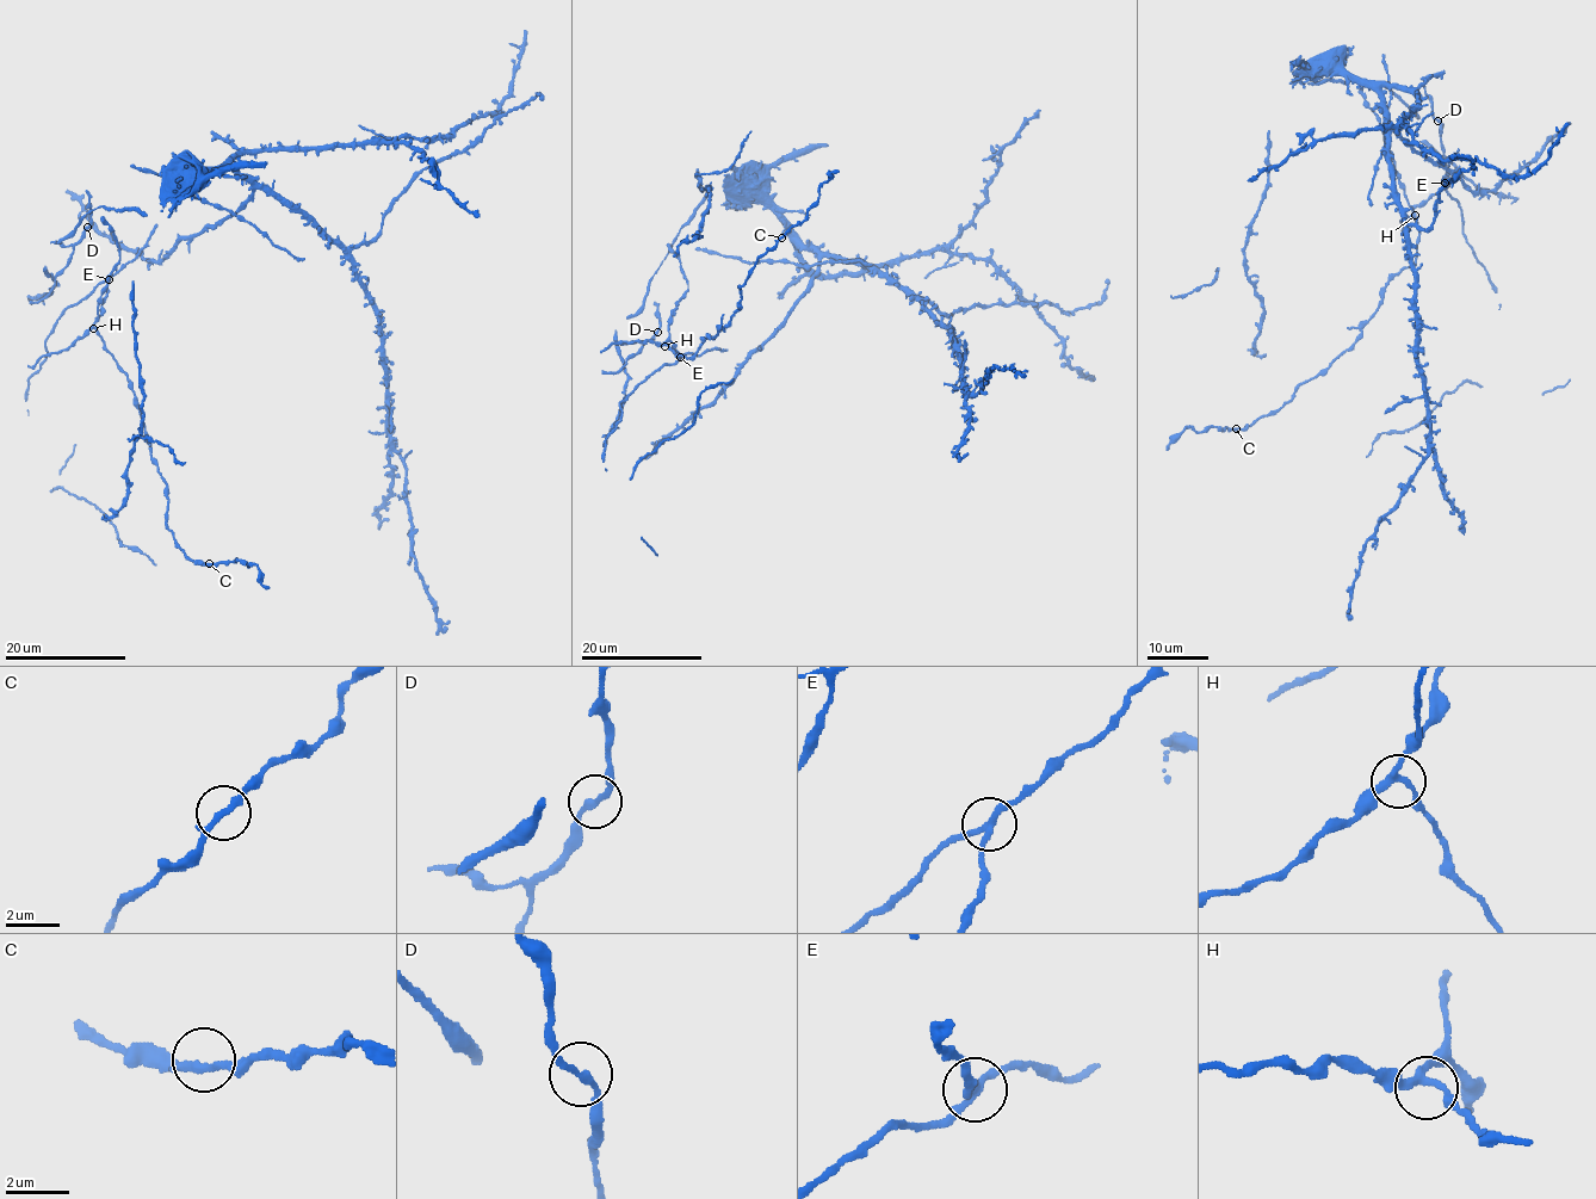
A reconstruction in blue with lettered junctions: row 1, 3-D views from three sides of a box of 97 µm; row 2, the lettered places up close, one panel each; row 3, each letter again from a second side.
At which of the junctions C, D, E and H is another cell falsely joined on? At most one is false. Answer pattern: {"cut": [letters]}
{"cut": ["E"]}

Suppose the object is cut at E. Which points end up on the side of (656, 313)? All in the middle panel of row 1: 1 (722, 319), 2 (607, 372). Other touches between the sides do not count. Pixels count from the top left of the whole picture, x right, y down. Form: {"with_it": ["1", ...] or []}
{"with_it": ["1", "2"]}

